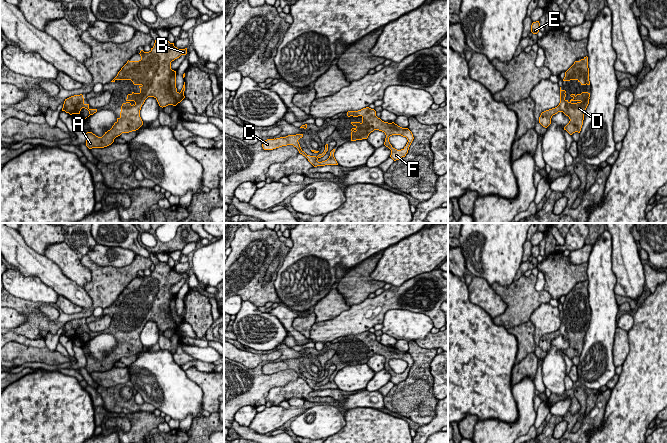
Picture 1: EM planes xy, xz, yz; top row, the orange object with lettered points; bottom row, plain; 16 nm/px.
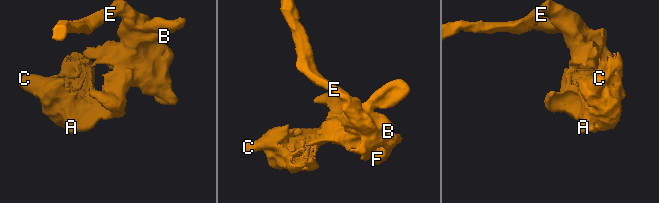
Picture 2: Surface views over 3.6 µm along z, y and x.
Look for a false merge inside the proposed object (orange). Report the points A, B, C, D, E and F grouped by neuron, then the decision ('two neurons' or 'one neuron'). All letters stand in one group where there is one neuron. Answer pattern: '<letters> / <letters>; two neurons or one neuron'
A B C D E F; one neuron

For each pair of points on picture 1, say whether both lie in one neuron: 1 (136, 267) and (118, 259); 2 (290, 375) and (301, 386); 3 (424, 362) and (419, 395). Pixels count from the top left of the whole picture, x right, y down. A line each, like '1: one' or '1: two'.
1: two
2: two
3: one

